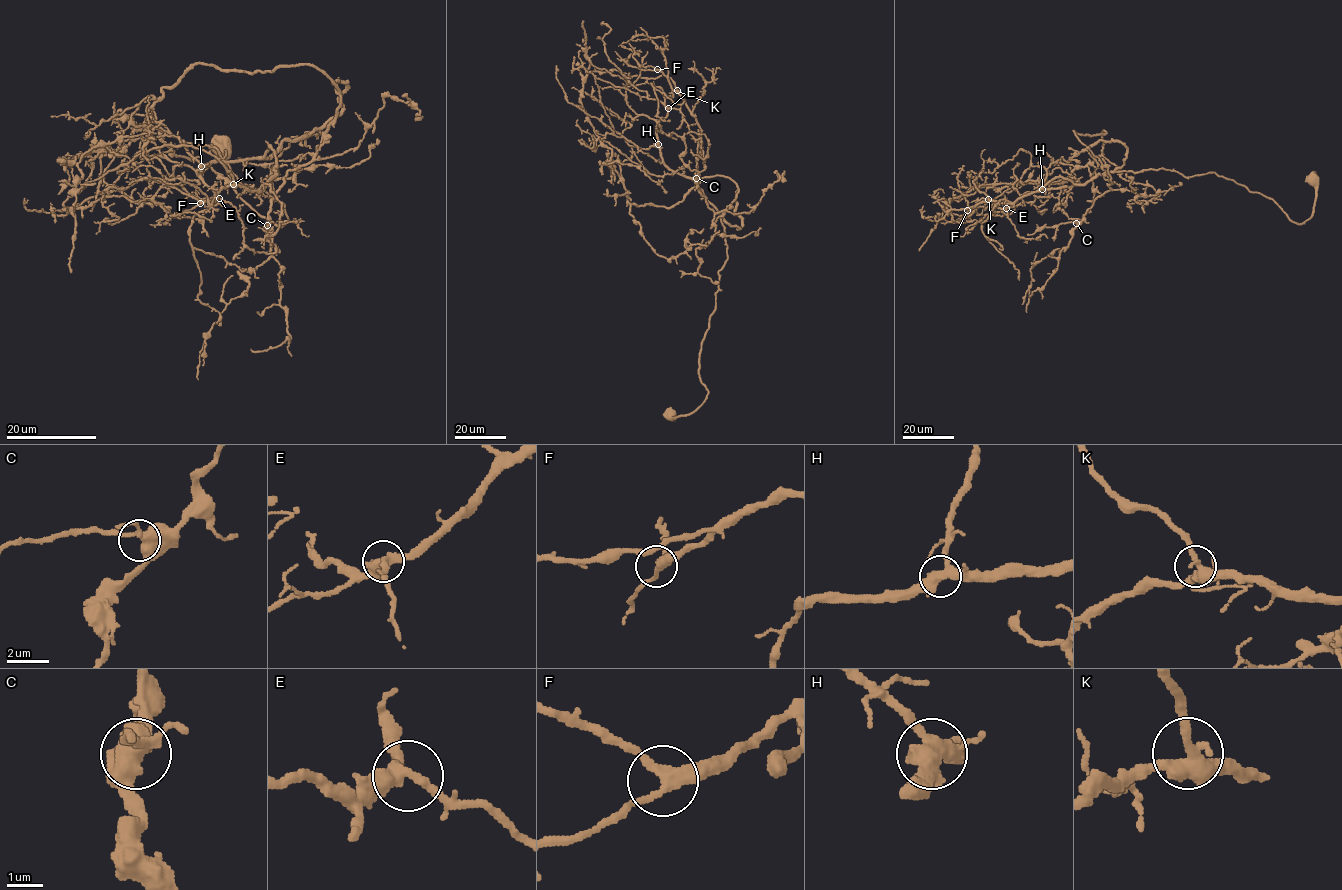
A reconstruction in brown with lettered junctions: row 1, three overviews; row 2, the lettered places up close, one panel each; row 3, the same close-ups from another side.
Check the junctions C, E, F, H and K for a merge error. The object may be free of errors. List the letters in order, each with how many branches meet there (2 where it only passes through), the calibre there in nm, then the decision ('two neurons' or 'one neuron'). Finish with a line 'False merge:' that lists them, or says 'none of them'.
C: 3 | 480 nm | one neuron
E: 3 | 340 nm | one neuron
F: 3 | 340 nm | one neuron
H: 3 | 440 nm | one neuron
K: 3 | 360 nm | one neuron
False merge: none of them

